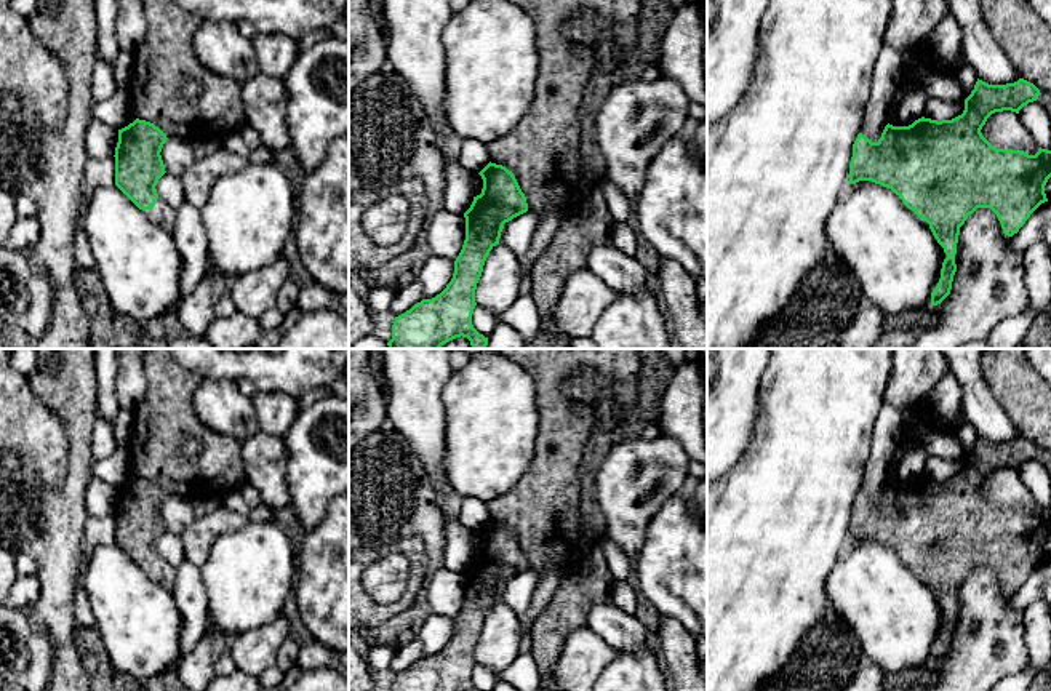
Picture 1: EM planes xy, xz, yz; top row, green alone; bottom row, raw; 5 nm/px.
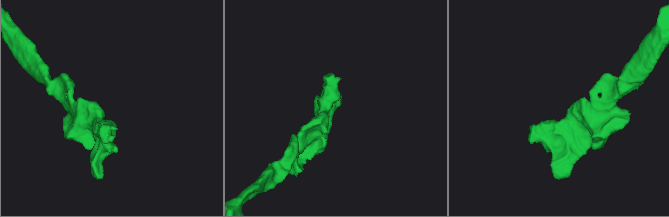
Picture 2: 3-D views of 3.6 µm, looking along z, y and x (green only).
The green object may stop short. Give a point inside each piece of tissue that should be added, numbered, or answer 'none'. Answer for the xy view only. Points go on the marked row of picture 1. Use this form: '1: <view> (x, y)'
1: xy (162, 213)

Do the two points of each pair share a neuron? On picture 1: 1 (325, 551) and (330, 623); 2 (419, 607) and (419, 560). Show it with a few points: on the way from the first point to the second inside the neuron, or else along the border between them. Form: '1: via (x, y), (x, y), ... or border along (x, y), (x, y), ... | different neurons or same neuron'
1: via (330, 568), (330, 605) | same neuron
2: border along (423, 591), (408, 608), (397, 615) | different neurons

